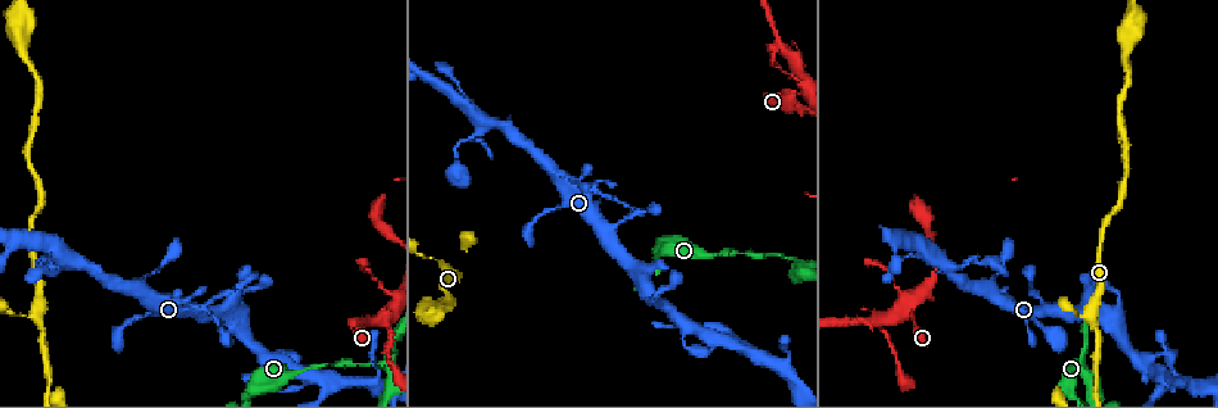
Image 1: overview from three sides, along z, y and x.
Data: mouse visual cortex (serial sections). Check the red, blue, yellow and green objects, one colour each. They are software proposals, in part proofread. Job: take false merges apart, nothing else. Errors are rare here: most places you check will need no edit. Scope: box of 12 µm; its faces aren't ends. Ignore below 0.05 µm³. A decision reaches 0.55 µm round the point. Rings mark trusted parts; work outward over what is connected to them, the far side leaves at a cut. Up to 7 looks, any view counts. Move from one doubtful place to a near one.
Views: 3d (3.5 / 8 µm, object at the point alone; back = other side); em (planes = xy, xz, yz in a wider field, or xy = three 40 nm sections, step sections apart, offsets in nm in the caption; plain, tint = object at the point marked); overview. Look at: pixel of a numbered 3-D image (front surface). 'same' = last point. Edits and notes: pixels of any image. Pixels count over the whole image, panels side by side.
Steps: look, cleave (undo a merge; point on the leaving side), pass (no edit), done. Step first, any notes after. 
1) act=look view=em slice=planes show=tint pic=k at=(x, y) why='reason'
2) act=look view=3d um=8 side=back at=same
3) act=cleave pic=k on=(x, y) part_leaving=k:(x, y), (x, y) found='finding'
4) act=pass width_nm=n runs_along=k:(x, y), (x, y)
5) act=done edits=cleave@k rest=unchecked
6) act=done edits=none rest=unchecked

act=look view=3d um=3.5 pic=1 at=(39, 313) why='three-way junction'

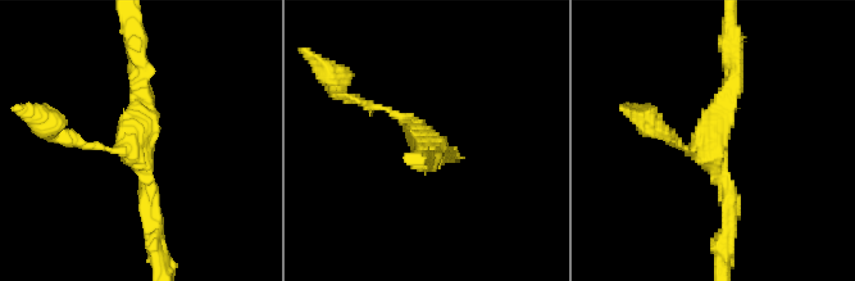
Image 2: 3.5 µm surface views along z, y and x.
act=look view=em slice=planes show=tint pic=2 at=(134, 140) why='need the tissue'

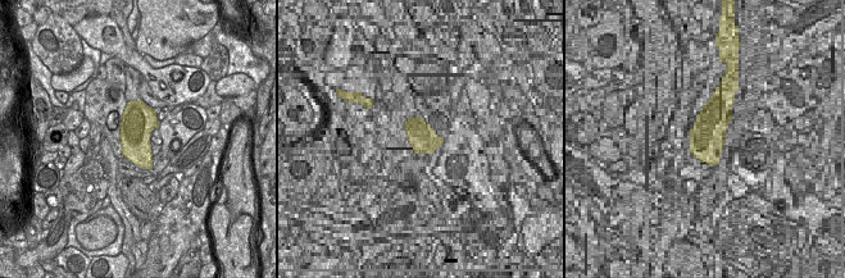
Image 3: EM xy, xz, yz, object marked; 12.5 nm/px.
act=pass width_nm=440 runs_along=2:(140, 59), (136, 153), (151, 221) found='all the same cell'

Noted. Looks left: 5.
act=look view=3d um=8 pic=1 at=(928, 253) why='thin neck'

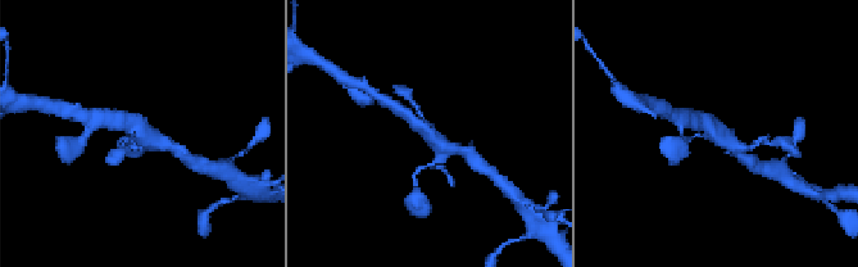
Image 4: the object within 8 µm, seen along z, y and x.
act=look view=em slice=xy step=1 show=tint pic=4 at=(137, 131) arms=3 arm_widths_nm=150,350,400

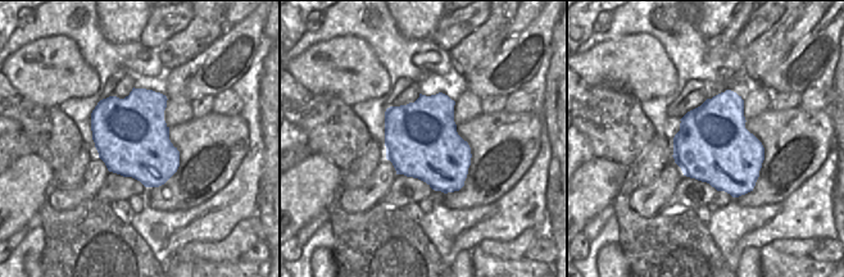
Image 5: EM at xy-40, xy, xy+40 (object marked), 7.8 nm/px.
act=pass runs_along=4:(454, 149), (444, 146), (398, 109) found='all the same cell'

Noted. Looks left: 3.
act=look view=3d um=3.5 pic=1 at=(793, 259) why='three arms meet'

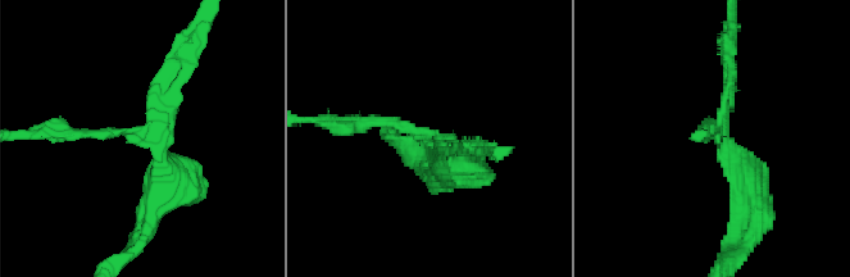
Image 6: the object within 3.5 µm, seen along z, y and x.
act=look view=em slice=xy step=1 show=tint pic=6 at=(717, 131) arms=3 arm_widths_nm=100,150,400

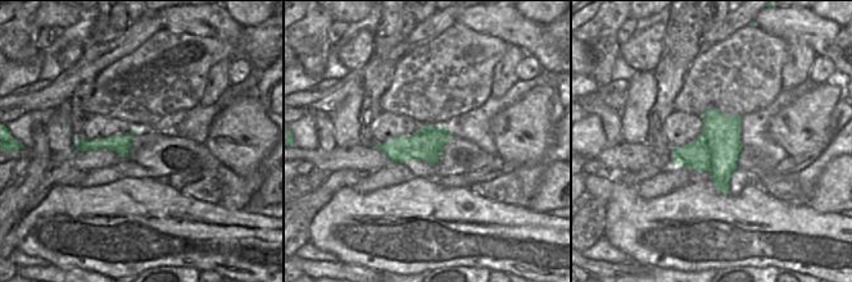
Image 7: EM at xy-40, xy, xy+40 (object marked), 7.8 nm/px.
act=look view=em slice=planes show=tint at=same why='cut it another way'

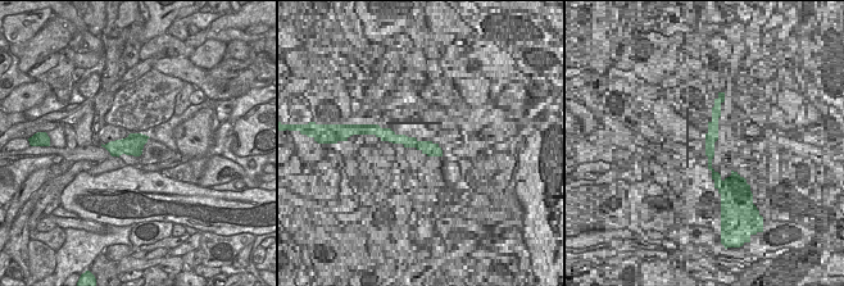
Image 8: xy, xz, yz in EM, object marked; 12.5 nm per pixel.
act=pass width_nm=260 runs_along=6:(66, 134), (149, 130), (157, 204) found='all the same cell'

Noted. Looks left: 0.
act=done edits=none rest=unchecked

